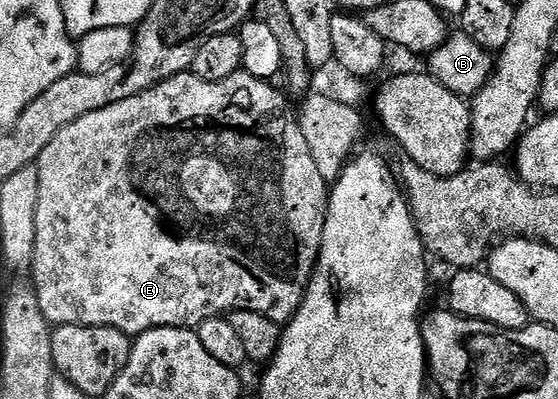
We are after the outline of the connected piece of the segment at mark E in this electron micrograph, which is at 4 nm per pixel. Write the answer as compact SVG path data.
M243 69L226 77L226 81L213 83L191 73L175 75L146 89L146 93L138 93L138 97L126 97L118 105L106 105L106 109L78 117L42 149L34 164L38 169L38 209L34 213L36 240L30 283L49 324L113 327L135 337L155 327L195 329L202 321L219 319L229 311L262 313L262 317L270 317L270 321L281 325L287 325L296 316L320 256L330 183L314 165L297 118L288 112L285 92L275 91L272 86L269 80L247 75Z

